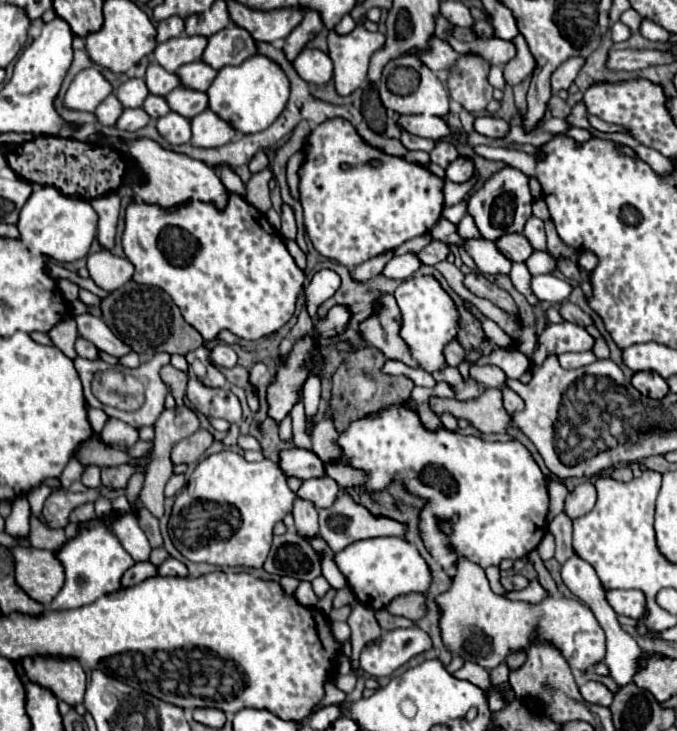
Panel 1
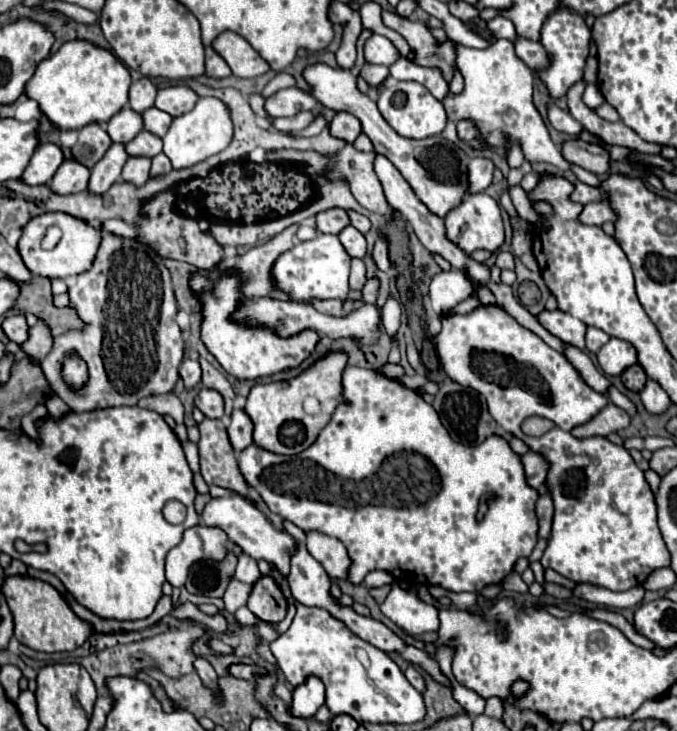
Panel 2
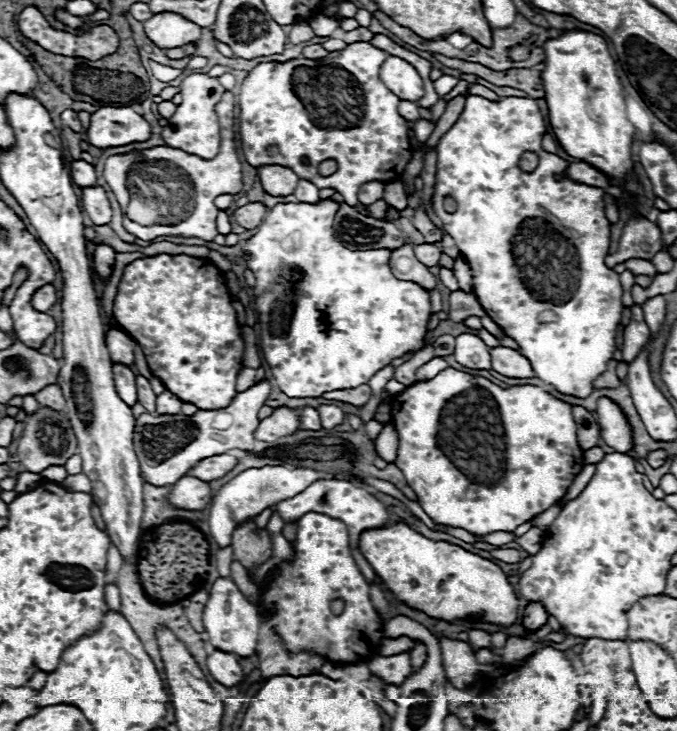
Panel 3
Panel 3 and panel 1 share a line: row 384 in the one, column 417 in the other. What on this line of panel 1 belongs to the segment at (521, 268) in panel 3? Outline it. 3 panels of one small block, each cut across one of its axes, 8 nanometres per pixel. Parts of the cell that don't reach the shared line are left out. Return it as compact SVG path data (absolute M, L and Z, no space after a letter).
M370 538L354 542L334 554L334 562L346 576L348 588L354 592L356 600L370 606L372 610L386 608L396 596L426 592L430 586L430 570L426 560L418 554L414 544L408 544L402 538Z

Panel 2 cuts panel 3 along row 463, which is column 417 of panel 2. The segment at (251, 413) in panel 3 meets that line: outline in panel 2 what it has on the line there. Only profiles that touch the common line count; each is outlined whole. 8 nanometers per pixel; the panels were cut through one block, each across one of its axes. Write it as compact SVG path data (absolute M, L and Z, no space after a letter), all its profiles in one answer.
M363 28L356 43L357 60L356 66L352 70L330 68L326 64L314 64L304 70L304 76L312 84L312 94L320 104L324 104L332 110L338 110L338 112L346 110L362 122L362 130L372 140L374 150L378 154L384 154L398 168L398 172L410 184L410 188L414 190L418 200L432 214L438 214L438 218L444 218L452 208L462 204L464 196L468 194L468 188L470 188L470 184L468 184L468 156L464 154L464 150L460 146L444 140L440 134L428 136L422 140L410 140L410 138L396 134L388 126L388 122L382 118L382 114L378 112L376 102L370 100L370 96L358 92L356 76L365 62L364 43L371 35L372 31Z

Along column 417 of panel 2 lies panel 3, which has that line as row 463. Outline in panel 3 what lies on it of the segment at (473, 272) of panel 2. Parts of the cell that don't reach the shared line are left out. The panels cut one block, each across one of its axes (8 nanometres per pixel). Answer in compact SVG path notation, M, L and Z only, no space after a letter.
M216 454L216 456L208 456L208 458L200 460L194 468L188 470L188 474L210 482L210 480L222 478L236 462L238 462L238 458L234 458L230 454Z

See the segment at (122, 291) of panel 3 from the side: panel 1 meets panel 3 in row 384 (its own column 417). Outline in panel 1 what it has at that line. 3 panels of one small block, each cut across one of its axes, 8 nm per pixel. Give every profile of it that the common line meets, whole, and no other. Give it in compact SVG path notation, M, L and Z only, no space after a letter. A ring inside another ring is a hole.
M332 118L316 126L308 138L310 140L304 146L306 162L300 168L300 202L306 234L322 256L334 258L336 262L354 268L378 254L398 248L414 236L430 232L436 220L442 216L444 180L434 176L420 164L410 164L402 158L374 150L358 136L356 128L350 122L342 118ZM376 156L380 156L380 166L370 164Z

